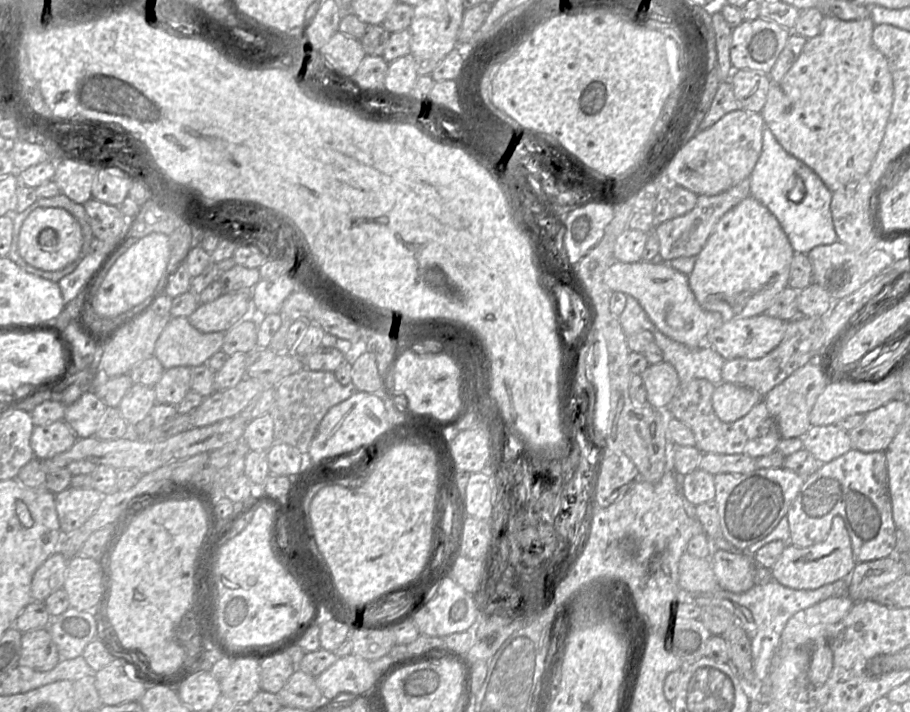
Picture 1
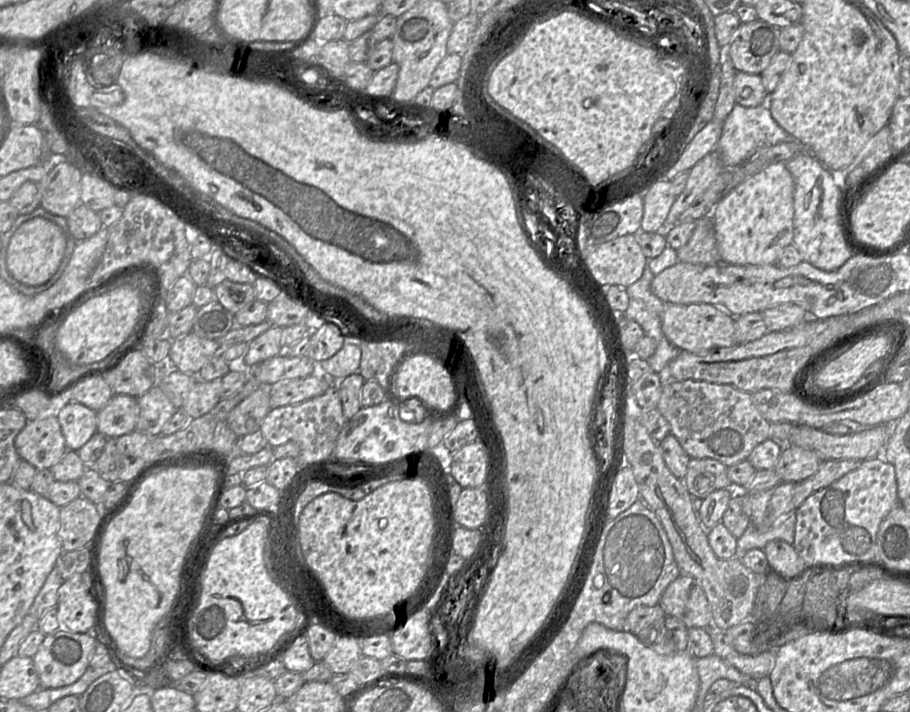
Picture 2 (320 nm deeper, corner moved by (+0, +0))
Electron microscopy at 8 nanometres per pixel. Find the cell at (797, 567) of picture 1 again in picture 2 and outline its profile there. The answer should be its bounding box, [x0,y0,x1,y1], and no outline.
[764,540,807,578]

